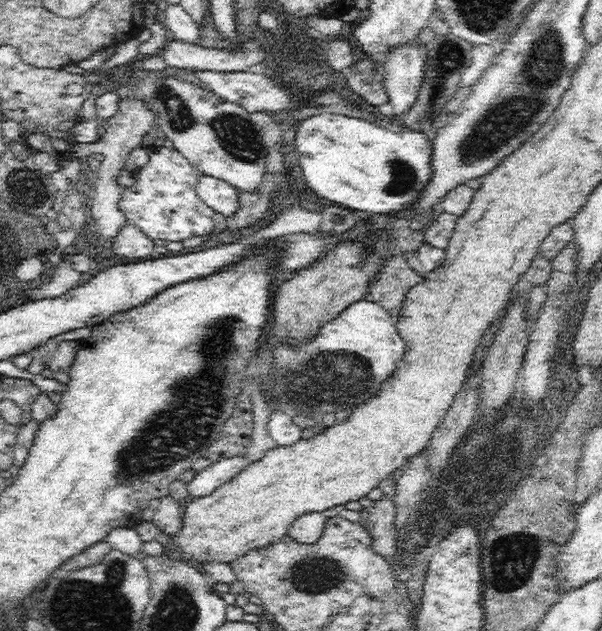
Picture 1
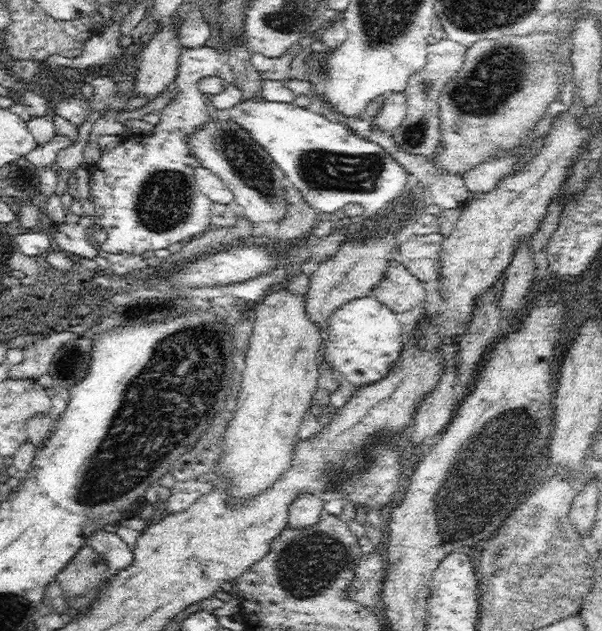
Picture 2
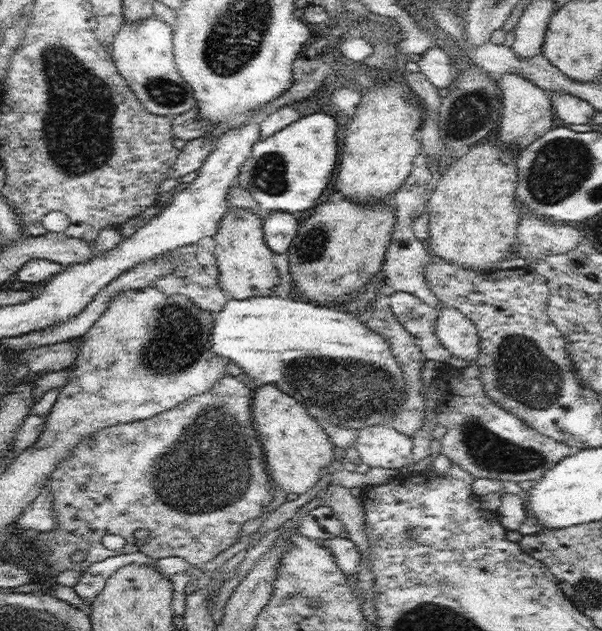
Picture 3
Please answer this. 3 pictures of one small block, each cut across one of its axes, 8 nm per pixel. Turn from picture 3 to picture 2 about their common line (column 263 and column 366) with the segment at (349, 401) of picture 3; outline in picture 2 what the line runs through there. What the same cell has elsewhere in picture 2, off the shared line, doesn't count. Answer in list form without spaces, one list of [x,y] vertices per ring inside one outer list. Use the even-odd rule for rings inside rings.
[[[372,295],[364,298],[355,298],[346,302],[334,311],[329,318],[329,326],[324,337],[324,360],[334,371],[334,376],[339,382],[347,380],[354,386],[365,386],[384,378],[390,368],[389,363],[401,359],[402,349],[402,324],[398,322],[396,313],[392,312]]]

